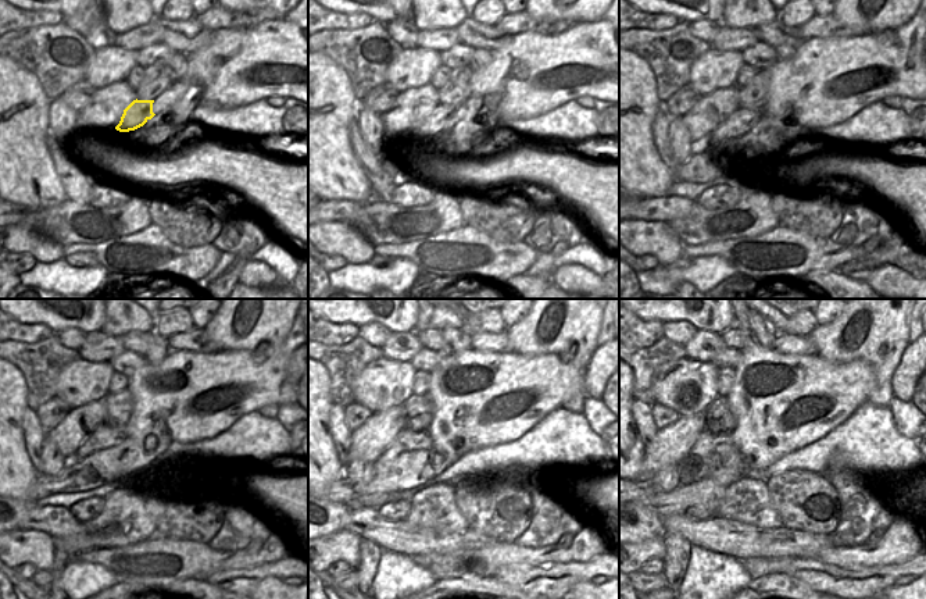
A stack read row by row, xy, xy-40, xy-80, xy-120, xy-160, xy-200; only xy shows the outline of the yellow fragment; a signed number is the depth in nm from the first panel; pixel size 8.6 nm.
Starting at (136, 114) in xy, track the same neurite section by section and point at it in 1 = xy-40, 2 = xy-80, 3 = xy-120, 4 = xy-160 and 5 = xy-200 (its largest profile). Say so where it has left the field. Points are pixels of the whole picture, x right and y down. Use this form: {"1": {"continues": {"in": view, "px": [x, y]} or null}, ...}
{"1": {"continues": {"in": "xy-40", "px": [442, 117]}}, "2": {"continues": {"in": "xy-80", "px": [742, 121]}}, "3": {"continues": {"in": "xy-120", "px": [104, 437]}}, "4": {"continues": {"in": "xy-160", "px": [406, 441]}}, "5": {"continues": {"in": "xy-200", "px": [696, 466]}}}

